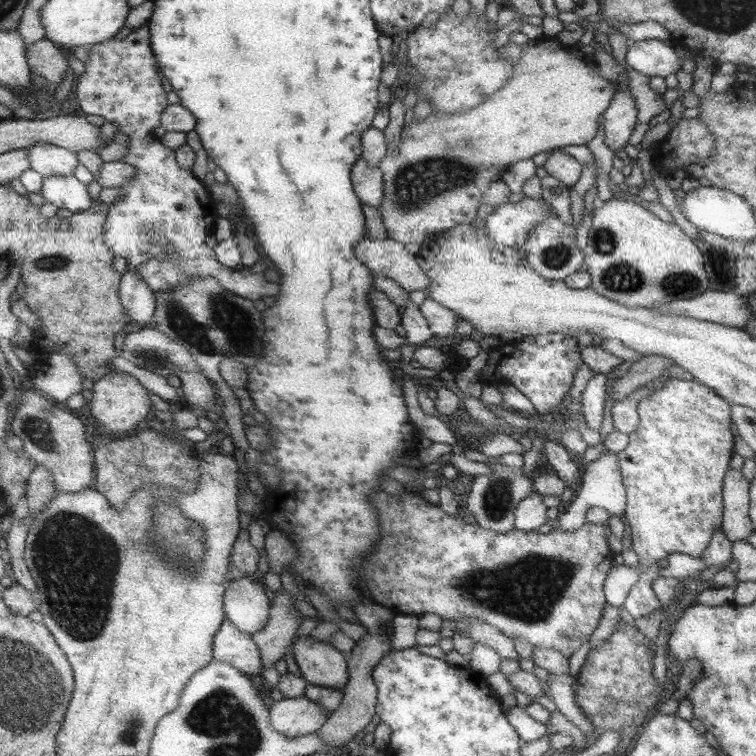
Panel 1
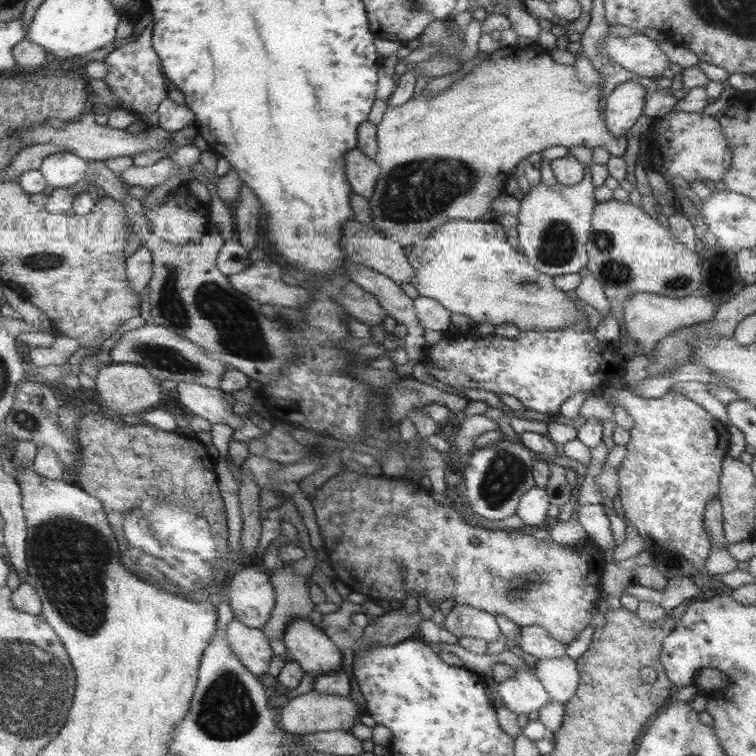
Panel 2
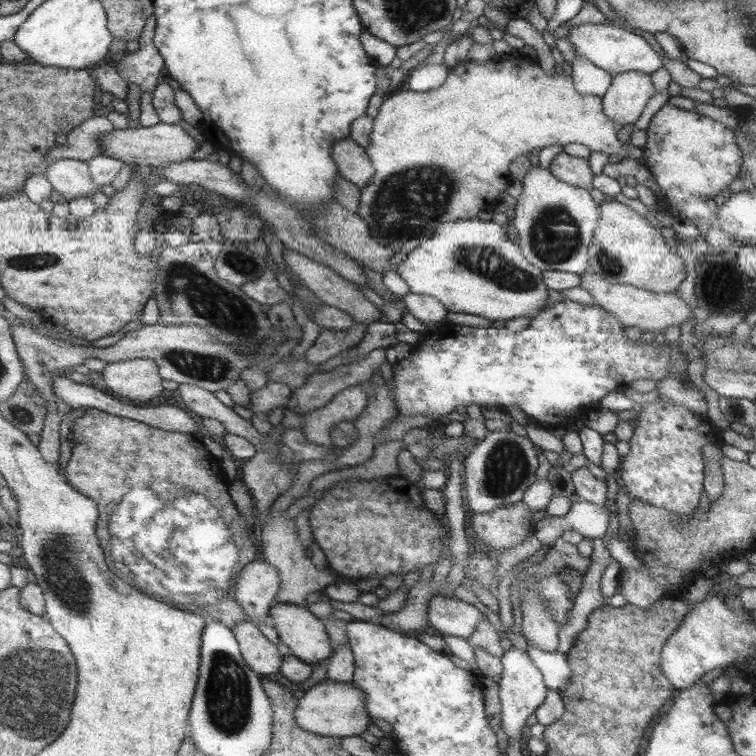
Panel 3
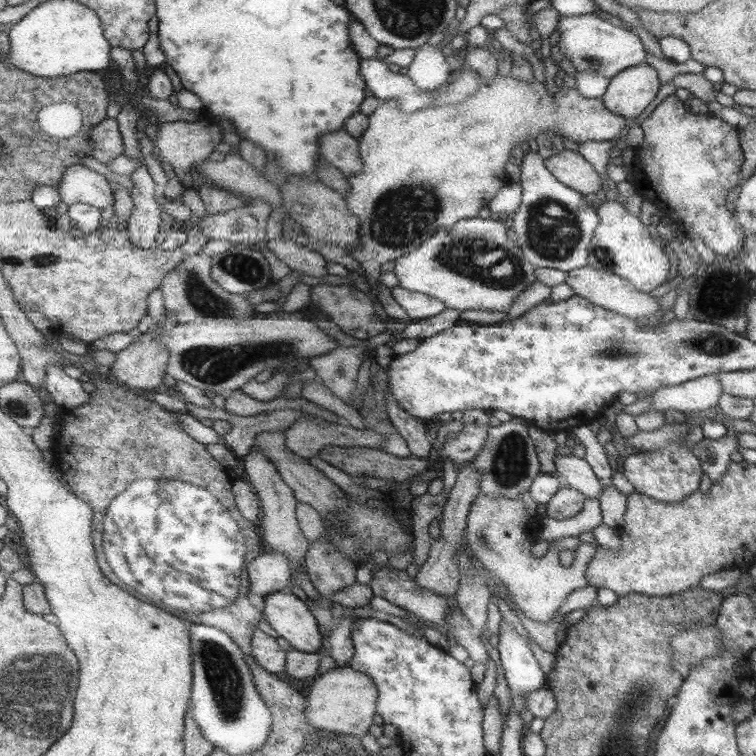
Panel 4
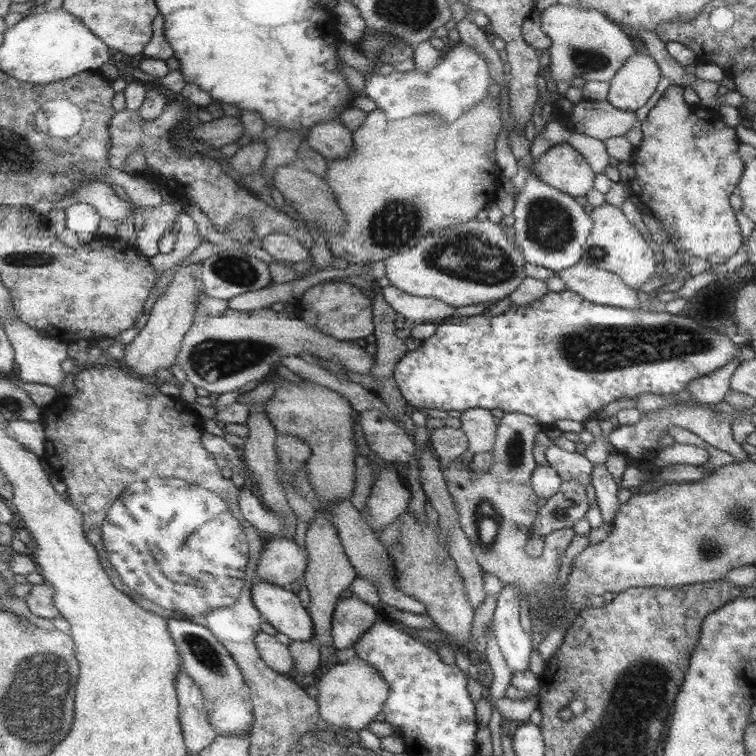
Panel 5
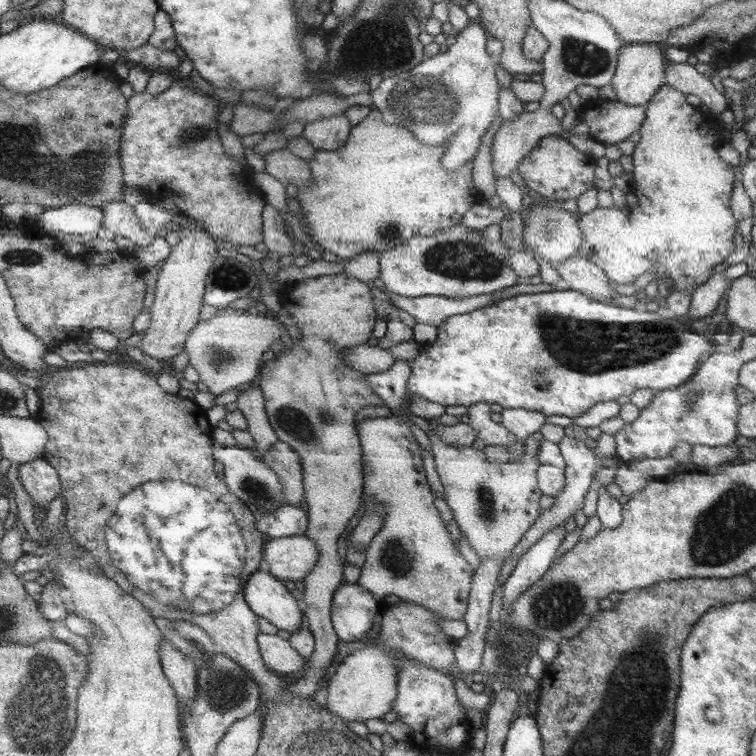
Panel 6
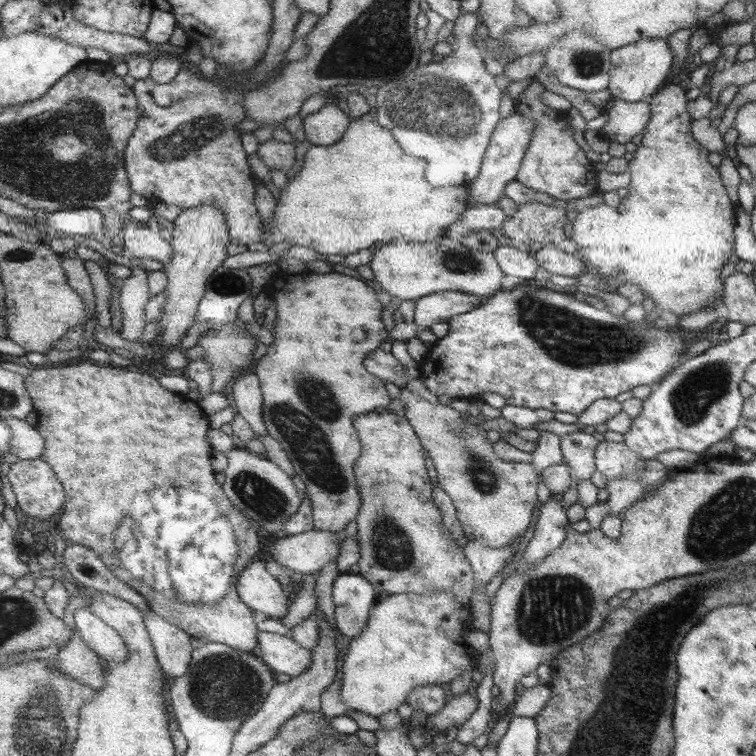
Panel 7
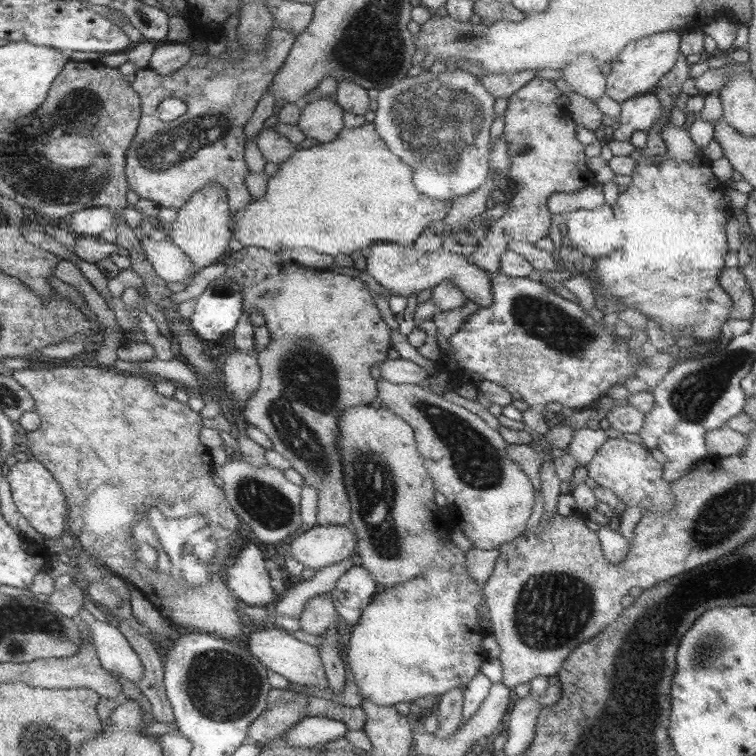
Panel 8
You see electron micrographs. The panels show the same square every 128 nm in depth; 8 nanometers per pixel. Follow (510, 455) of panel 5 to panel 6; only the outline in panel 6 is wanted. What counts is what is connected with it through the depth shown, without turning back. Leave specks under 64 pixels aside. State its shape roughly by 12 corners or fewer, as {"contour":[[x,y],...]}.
{"contour":[[507,408],[502,426],[515,436],[511,462],[524,454],[526,437],[551,420],[536,410]]}

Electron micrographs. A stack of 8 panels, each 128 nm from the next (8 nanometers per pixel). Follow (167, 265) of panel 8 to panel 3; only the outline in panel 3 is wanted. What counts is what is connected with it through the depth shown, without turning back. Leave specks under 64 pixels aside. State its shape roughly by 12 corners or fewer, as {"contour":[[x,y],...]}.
{"contour":[[65,158],[47,175],[70,202],[100,190],[87,161]]}

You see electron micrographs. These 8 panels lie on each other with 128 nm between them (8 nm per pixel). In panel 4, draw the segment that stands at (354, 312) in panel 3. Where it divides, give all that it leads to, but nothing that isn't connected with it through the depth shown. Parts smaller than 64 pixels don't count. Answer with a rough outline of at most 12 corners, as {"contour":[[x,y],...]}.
{"contour":[[293,239],[267,246],[292,270],[322,281],[329,274],[320,253]]}

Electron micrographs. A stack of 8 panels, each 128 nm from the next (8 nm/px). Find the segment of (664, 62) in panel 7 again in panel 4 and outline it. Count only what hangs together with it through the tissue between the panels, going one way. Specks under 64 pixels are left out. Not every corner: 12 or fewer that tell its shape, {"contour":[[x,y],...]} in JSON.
{"contour":[[640,63],[613,77],[601,99],[636,118],[654,100],[657,70]]}

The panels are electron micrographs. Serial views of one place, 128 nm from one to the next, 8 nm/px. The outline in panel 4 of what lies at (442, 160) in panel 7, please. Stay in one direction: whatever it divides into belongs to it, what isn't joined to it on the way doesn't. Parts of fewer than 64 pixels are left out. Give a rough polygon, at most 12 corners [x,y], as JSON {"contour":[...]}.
{"contour":[[360,58],[369,94],[406,114],[458,104],[481,87],[466,62],[422,90],[383,60]]}

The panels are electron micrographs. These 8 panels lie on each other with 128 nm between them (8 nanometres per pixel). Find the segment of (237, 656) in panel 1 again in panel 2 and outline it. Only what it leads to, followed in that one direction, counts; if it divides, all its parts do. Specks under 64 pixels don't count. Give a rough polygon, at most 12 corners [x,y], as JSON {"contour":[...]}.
{"contour":[[232,619],[232,652],[254,674],[268,672],[275,655],[261,629]]}

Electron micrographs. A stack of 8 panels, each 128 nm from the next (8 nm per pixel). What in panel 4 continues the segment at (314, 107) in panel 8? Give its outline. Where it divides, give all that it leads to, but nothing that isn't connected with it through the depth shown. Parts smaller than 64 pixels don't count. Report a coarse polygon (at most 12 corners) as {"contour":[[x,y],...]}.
{"contour":[[344,128],[320,136],[320,156],[346,176],[363,167]]}

